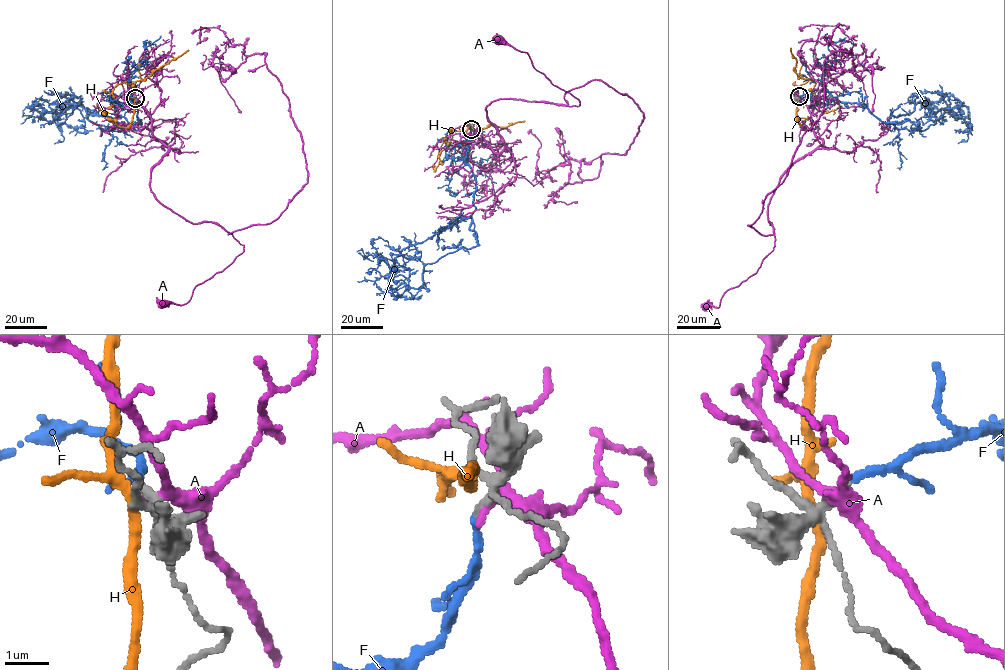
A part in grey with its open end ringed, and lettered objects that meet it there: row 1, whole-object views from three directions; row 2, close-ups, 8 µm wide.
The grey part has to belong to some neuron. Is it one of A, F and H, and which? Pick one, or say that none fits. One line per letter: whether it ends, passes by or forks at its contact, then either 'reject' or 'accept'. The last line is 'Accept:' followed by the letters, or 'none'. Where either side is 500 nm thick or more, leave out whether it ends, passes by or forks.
A: it passes by; reject
F: it passes by; accept
H: it forks; reject
Accept: F

